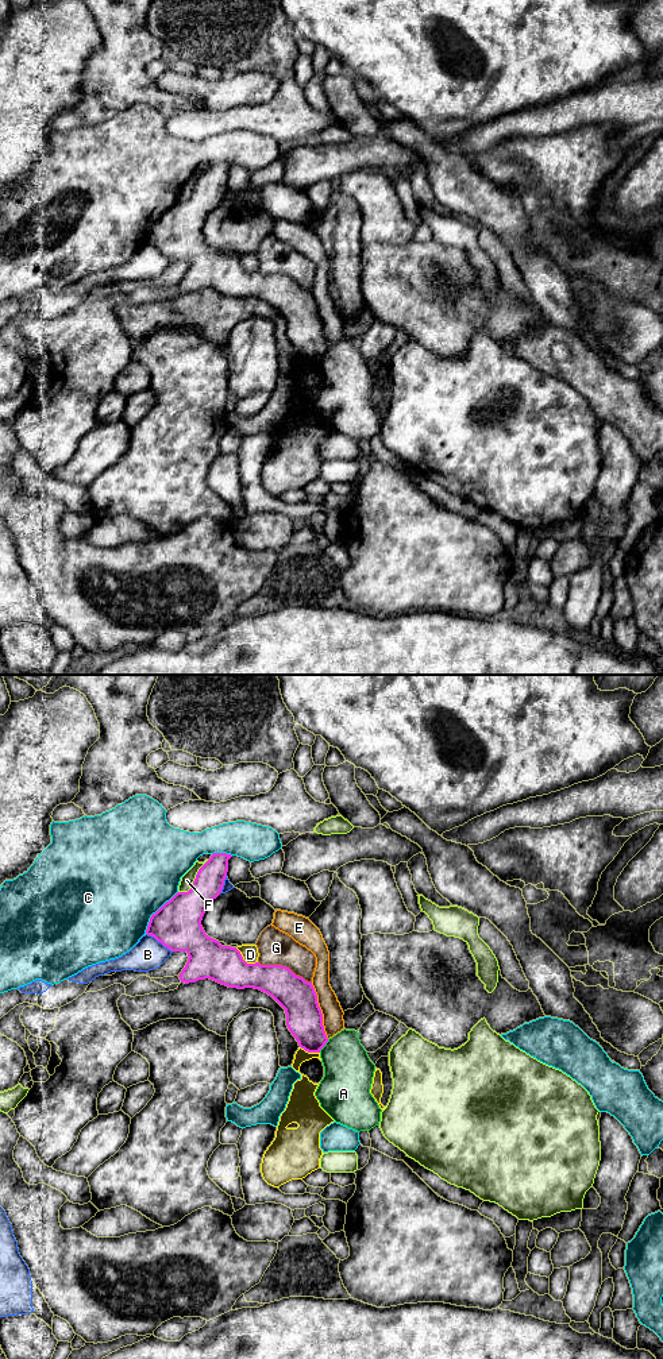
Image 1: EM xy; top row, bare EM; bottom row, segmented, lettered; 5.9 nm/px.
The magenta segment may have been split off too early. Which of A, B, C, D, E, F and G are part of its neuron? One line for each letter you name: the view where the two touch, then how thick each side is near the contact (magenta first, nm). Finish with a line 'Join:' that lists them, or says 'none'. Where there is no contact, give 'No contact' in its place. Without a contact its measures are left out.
Join: none

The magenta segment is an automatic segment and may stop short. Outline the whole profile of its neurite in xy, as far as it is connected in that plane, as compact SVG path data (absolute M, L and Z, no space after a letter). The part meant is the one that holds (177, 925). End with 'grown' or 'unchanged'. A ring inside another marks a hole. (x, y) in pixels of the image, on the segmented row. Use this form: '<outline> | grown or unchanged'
M213 853L198 869L190 889L188 892L177 892L151 915L146 934L154 937L171 951L188 953L188 962L178 976L181 982L189 984L209 978L228 988L254 988L267 993L285 1009L286 1026L298 1046L308 1053L320 1053L328 1038L312 982L296 976L289 968L282 965L247 964L236 947L221 946L219 941L208 937L201 926L207 908L223 889L231 857L227 853Z | unchanged

